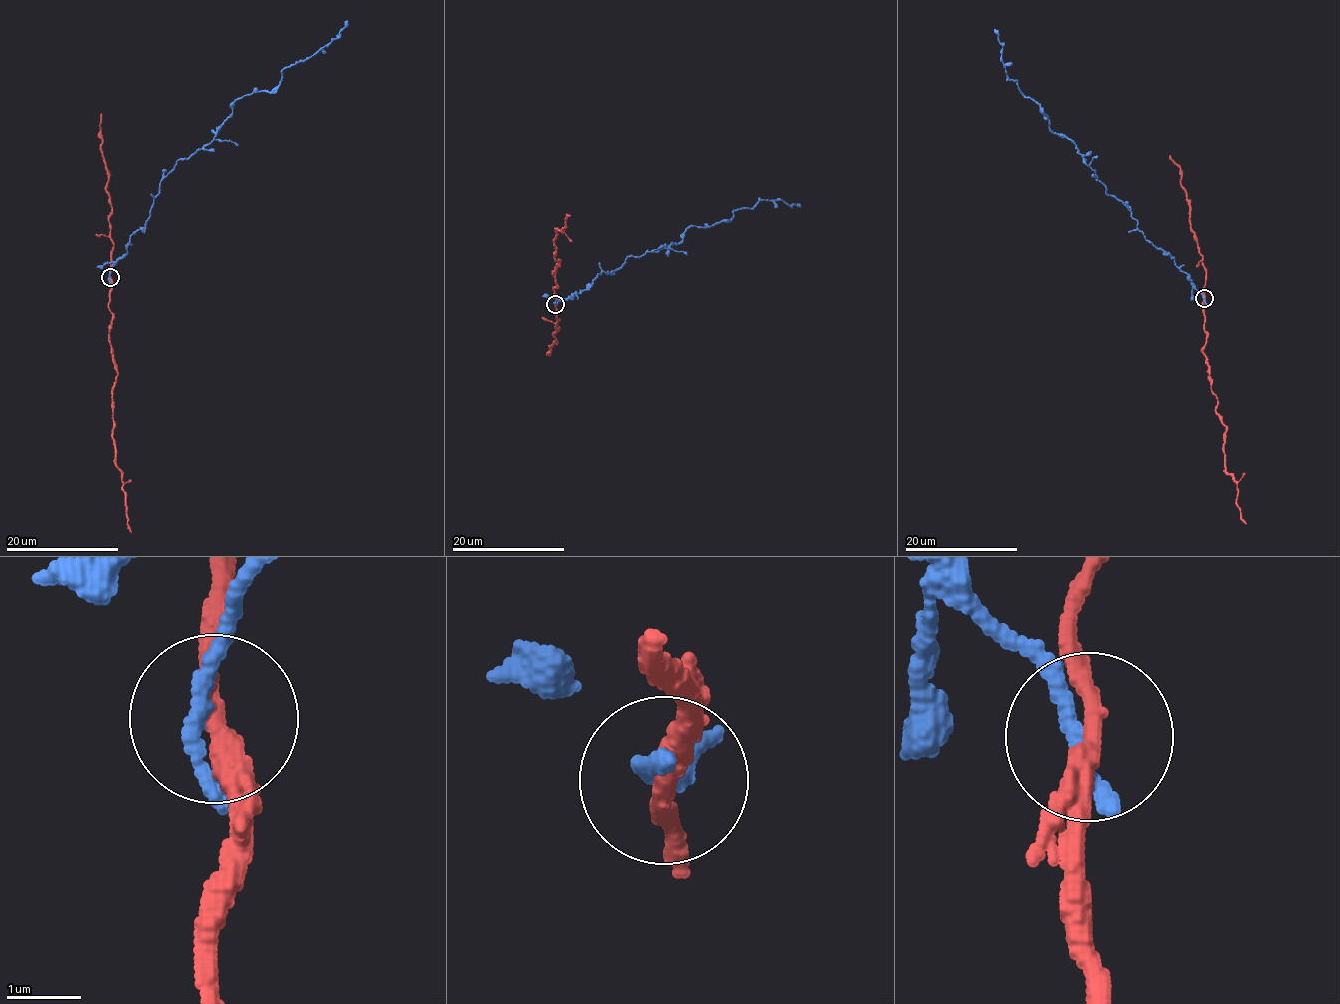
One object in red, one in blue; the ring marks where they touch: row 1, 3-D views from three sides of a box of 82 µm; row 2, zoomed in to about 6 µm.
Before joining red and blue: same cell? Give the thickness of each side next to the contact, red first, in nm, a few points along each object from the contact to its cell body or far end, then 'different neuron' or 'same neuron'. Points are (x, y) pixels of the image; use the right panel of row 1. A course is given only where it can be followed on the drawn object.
280 nm thick on the red side, 190 nm on the other; red runs (1205, 299), (1203, 355), (1217, 401), (1216, 415), (1226, 427), (1224, 473), (1237, 486), (1240, 520), (1246, 524); blue runs (1205, 299), (1008, 76), (994, 29); different neuron

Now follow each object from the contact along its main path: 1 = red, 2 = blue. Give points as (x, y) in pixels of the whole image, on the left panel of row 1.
1: (110, 278), (112, 326), (109, 333), (112, 362), (117, 377), (112, 387), (112, 439), (131, 532)
2: (109, 278), (180, 158), (211, 142), (234, 101), (275, 91), (285, 67), (326, 46), (347, 21)

